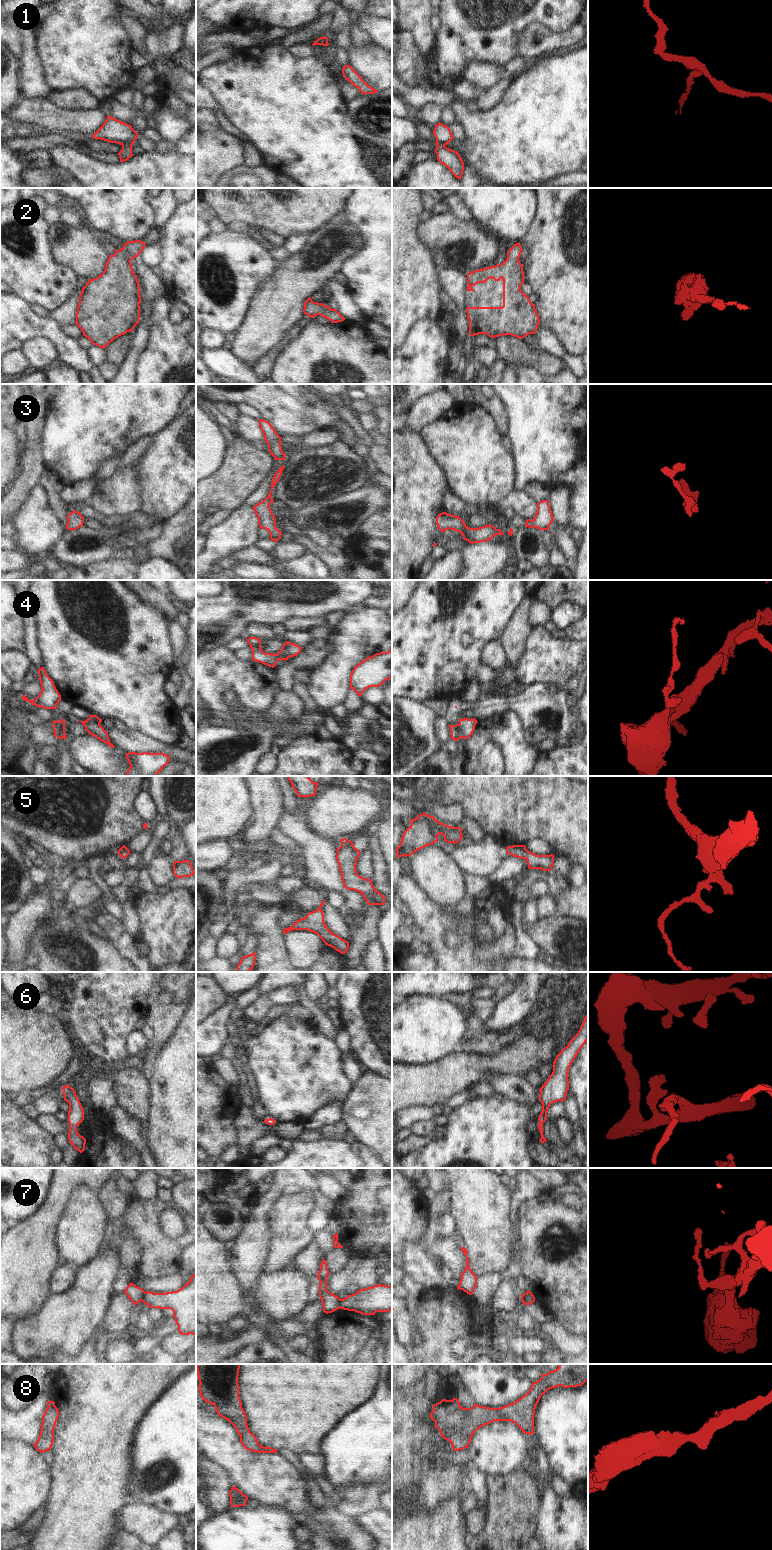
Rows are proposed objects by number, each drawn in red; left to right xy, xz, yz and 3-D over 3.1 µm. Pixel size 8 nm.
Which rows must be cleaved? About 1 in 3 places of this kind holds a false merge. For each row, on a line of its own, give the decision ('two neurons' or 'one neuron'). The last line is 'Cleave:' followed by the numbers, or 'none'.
1: two neurons
2: one neuron
3: one neuron
4: two neurons
5: one neuron
6: one neuron
7: two neurons
8: one neuron
Cleave: 1, 4, 7

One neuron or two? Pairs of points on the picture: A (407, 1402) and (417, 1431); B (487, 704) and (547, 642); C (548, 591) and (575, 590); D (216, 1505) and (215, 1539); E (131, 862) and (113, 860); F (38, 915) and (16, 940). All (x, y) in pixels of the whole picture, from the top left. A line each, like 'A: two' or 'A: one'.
A: one
B: two
C: one
D: two
E: one
F: one

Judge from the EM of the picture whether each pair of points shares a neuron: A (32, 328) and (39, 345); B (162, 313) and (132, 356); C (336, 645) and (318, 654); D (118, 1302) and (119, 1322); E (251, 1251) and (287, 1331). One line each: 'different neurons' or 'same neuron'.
A: different neurons
B: different neurons
C: different neurons
D: same neuron
E: different neurons

